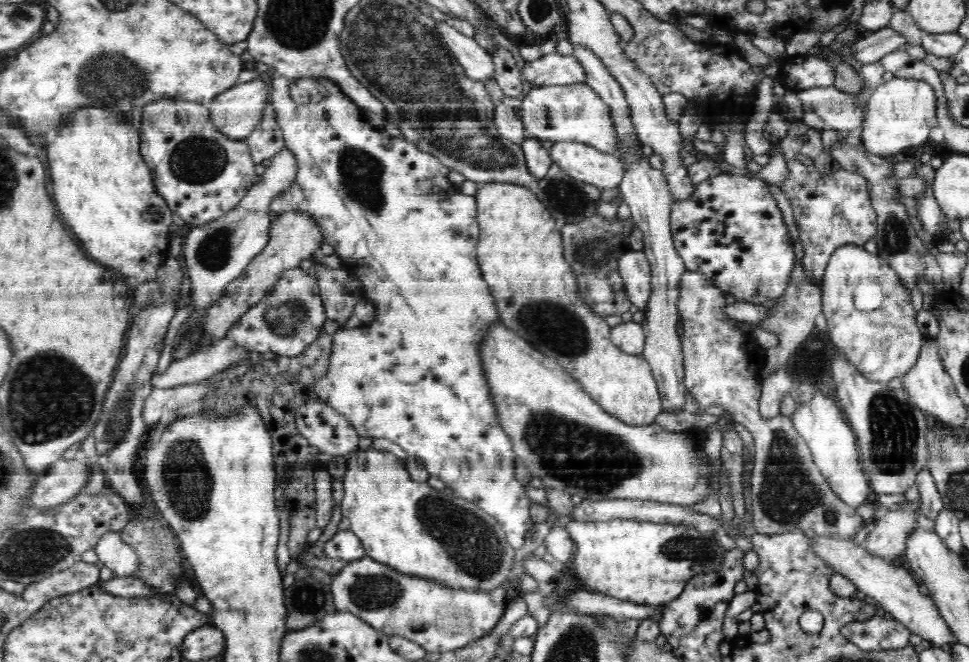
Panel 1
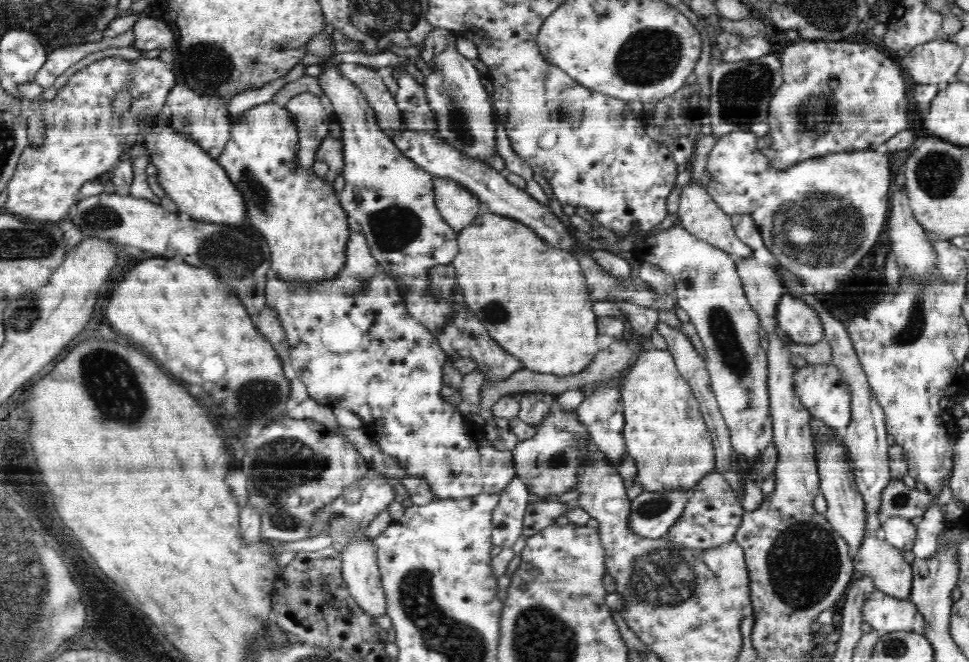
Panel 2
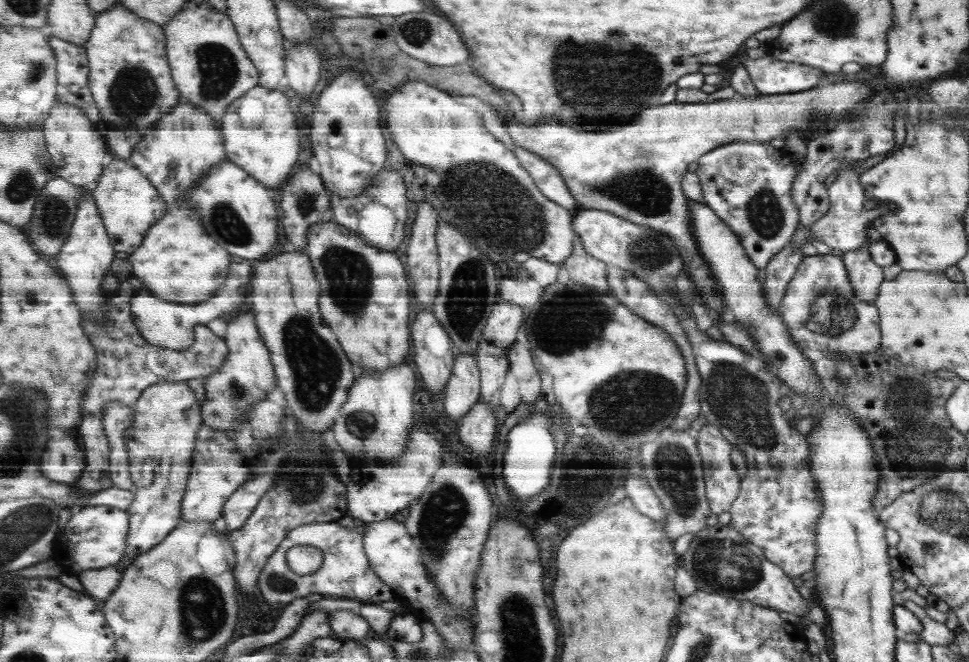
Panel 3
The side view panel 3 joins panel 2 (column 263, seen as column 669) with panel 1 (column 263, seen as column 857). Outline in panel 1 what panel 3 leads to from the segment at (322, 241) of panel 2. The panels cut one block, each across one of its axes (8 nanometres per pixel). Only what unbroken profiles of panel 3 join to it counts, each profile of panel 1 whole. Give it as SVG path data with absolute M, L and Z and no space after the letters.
M256 78L244 84L234 84L228 92L210 100L208 110L214 126L222 134L234 140L246 140L262 122L266 104L268 86Z

